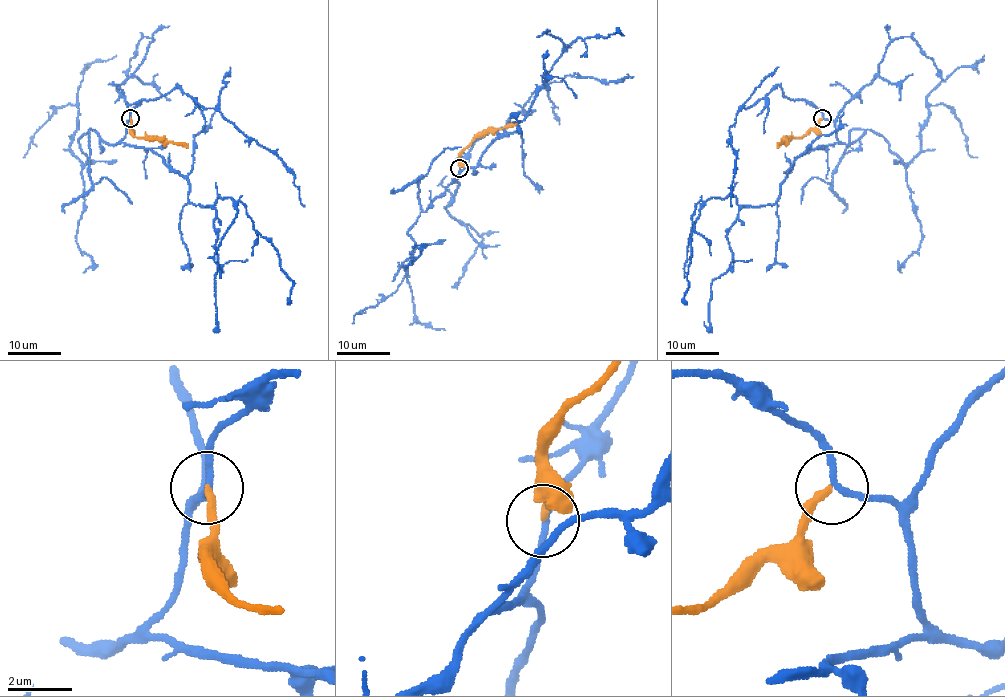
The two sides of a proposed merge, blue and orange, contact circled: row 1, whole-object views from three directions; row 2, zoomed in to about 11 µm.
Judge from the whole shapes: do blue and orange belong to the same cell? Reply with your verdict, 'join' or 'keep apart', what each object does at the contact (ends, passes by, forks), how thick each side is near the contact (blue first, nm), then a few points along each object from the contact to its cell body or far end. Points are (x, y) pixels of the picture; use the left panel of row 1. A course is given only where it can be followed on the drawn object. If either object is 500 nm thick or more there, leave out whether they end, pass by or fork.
keep apart; blue passes by; orange ends there; 170 nm thick on the blue side, 240 nm on the other; blue runs (131, 117), (121, 141), (178, 172), (193, 203), (243, 205), (292, 282), (287, 304); orange runs (131, 118), (131, 132), (136, 137), (184, 144), (188, 148)

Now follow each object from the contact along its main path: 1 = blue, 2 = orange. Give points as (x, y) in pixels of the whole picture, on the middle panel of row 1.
1: (460, 168), (450, 184), (477, 165), (493, 140), (517, 129), (572, 41), (621, 34), (616, 31)
2: (460, 168), (460, 155), (477, 137), (517, 123)

